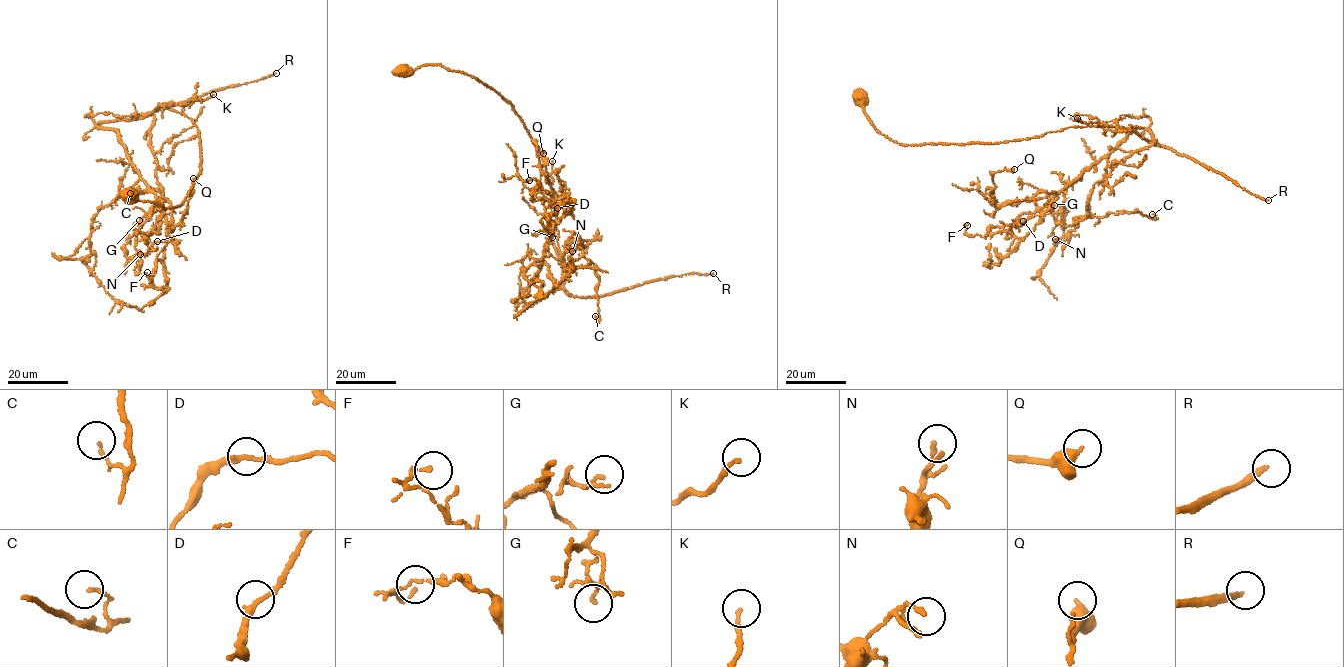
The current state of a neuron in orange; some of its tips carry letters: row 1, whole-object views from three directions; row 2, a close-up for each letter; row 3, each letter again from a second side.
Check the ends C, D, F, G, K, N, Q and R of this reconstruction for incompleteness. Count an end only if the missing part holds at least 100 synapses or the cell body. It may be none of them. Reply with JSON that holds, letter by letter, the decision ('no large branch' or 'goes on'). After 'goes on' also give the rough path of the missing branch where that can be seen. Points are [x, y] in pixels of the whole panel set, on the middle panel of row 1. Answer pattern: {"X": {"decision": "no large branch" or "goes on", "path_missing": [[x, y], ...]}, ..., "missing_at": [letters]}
{"C": {"decision": "no large branch"}, "D": {"decision": "no large branch"}, "F": {"decision": "no large branch"}, "G": {"decision": "no large branch"}, "K": {"decision": "no large branch"}, "N": {"decision": "no large branch"}, "Q": {"decision": "no large branch"}, "R": {"decision": "goes on"}, "missing_at": ["R"]}

